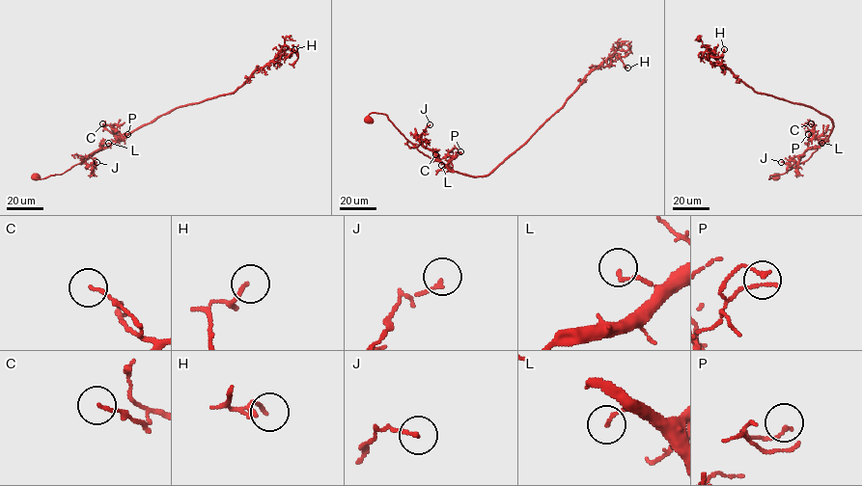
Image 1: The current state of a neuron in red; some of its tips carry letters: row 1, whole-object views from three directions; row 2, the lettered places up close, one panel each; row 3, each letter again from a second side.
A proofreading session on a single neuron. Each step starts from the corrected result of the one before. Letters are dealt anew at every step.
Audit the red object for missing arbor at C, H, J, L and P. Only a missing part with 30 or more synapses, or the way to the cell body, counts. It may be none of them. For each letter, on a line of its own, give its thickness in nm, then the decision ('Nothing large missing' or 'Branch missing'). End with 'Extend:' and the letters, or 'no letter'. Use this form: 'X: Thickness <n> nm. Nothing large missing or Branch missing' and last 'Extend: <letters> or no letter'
C: Thickness 110 nm. Nothing large missing
H: Thickness 130 nm. Nothing large missing
J: Thickness 150 nm. Nothing large missing
L: Thickness 130 nm. Nothing large missing
P: Thickness 140 nm. Nothing large missing
Extend: no letter

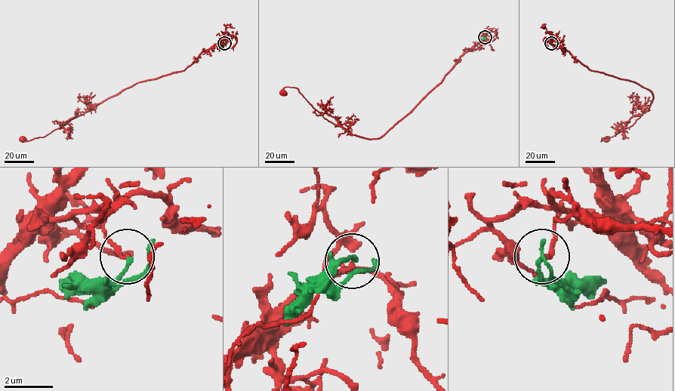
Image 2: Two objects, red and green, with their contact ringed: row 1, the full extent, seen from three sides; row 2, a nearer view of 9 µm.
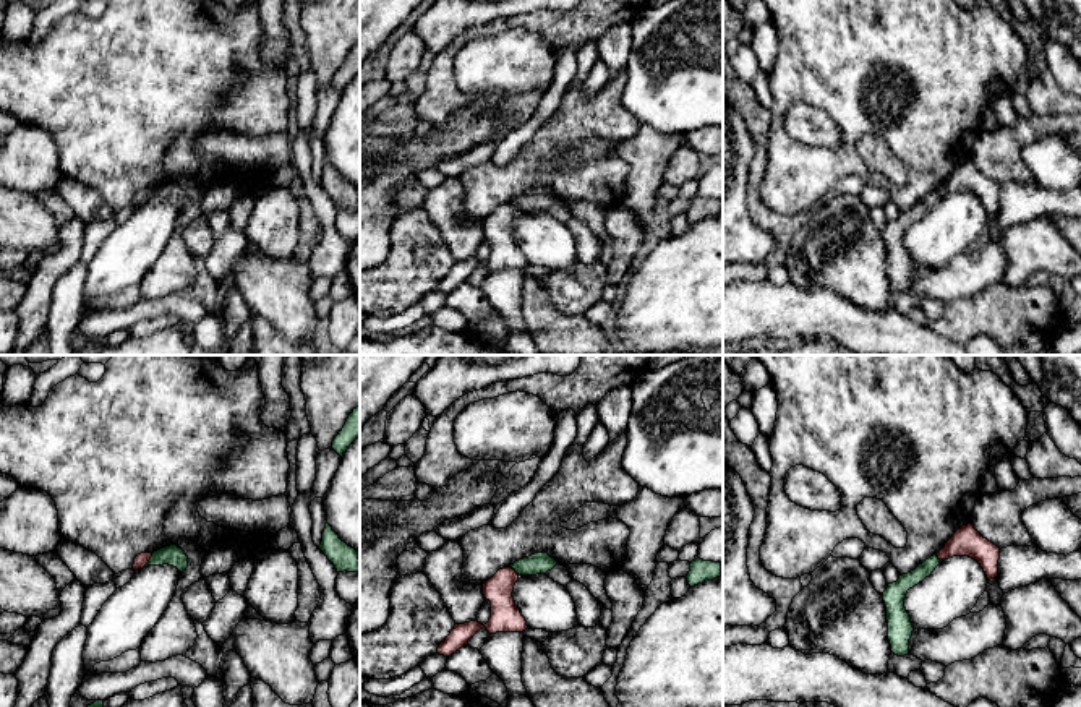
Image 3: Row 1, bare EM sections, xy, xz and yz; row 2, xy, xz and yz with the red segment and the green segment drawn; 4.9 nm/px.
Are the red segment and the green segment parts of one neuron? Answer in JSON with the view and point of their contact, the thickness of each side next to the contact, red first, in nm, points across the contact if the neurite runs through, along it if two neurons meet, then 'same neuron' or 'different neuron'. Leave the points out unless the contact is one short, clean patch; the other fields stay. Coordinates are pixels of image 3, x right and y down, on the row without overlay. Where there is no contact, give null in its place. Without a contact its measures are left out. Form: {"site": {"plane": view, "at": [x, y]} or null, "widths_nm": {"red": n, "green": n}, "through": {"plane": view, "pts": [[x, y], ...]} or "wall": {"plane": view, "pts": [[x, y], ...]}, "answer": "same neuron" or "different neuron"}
{"site": {"plane": "xy", "at": [149, 195]}, "widths_nm": {"red": 70, "green": 100}, "answer": "different neuron"}

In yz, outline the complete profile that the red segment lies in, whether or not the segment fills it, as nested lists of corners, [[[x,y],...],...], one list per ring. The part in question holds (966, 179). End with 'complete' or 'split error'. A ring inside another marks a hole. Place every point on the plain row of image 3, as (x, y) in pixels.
[[[972,161],[958,165],[937,193],[940,199],[953,193],[969,193],[981,201],[989,217],[998,212],[1000,185],[984,175]]]; complete

